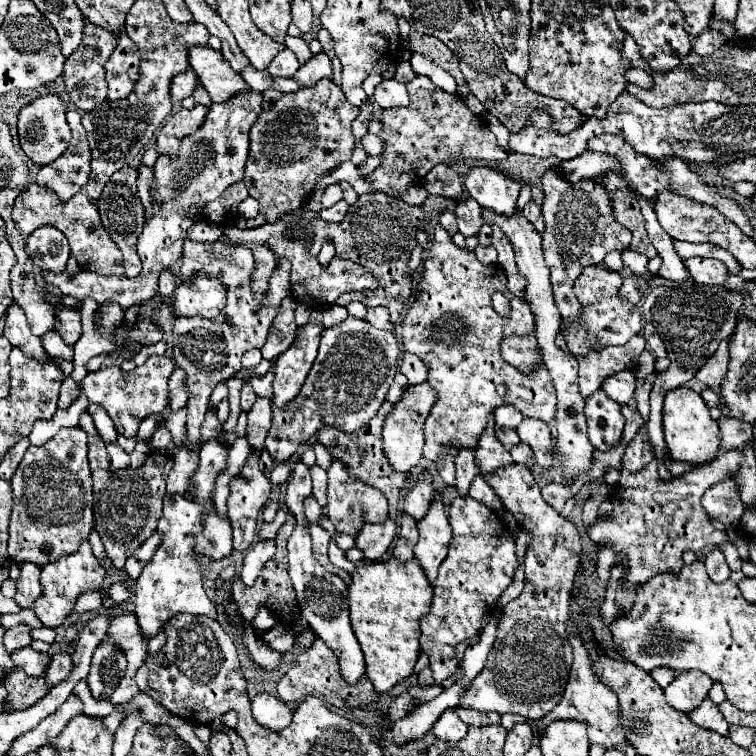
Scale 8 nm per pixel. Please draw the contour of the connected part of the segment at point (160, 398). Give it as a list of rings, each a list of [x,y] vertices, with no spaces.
[[[151,355],[145,365],[135,367],[133,371],[123,371],[119,367],[107,367],[107,369],[87,373],[81,387],[91,403],[97,403],[107,411],[107,415],[115,423],[117,433],[121,433],[123,437],[135,437],[141,419],[161,413],[169,405],[167,381],[173,369],[175,369],[175,363],[169,357]]]

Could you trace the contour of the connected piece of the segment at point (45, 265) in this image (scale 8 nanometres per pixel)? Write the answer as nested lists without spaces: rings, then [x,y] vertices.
[[[41,227],[27,239],[27,251],[35,267],[49,273],[65,271],[69,259],[69,243],[57,227]]]

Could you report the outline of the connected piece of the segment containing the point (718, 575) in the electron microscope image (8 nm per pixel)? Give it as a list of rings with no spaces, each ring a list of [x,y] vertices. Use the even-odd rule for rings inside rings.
[[[715,549],[715,551],[711,551],[711,553],[707,555],[705,567],[707,567],[709,577],[711,577],[715,583],[723,583],[723,581],[727,581],[729,575],[731,575],[731,569],[727,567],[725,557],[723,557],[723,553],[721,553],[719,549]]]

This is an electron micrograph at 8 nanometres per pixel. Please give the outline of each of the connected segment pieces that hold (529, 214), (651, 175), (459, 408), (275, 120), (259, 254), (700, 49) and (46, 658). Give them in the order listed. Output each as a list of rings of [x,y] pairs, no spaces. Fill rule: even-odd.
[[[529,201],[525,207],[523,207],[523,215],[535,225],[535,229],[539,233],[543,233],[543,215],[541,215],[541,207],[535,203],[535,201]]]
[[[617,135],[593,137],[593,139],[589,139],[589,147],[587,147],[587,149],[589,149],[589,151],[597,151],[597,153],[609,153],[609,155],[613,155],[613,157],[623,165],[623,171],[625,171],[627,181],[633,185],[633,189],[635,189],[641,197],[653,199],[653,197],[657,197],[661,191],[669,189],[669,191],[673,191],[673,193],[677,193],[677,195],[681,195],[681,197],[687,197],[687,199],[693,199],[693,201],[699,201],[699,203],[707,203],[707,205],[711,205],[711,207],[719,209],[721,215],[725,215],[729,221],[733,221],[745,235],[751,235],[751,223],[749,223],[745,211],[743,211],[735,201],[731,201],[731,199],[727,199],[727,197],[721,197],[715,189],[711,189],[709,185],[701,183],[701,177],[699,177],[697,173],[693,173],[693,171],[687,167],[685,161],[681,161],[681,159],[665,159],[665,163],[661,163],[661,167],[657,167],[657,163],[653,163],[653,171],[645,171],[647,165],[649,165],[649,161],[645,159],[645,155],[635,153],[635,149],[633,149],[629,143],[625,143],[621,137],[617,137]]]
[[[437,225],[435,227],[435,235],[433,235],[433,245],[431,249],[425,253],[423,259],[423,279],[419,283],[419,299],[415,299],[415,303],[411,305],[407,317],[401,323],[401,335],[403,335],[403,345],[405,351],[415,353],[417,357],[421,357],[427,367],[429,367],[429,385],[437,391],[437,403],[425,423],[425,445],[423,445],[423,457],[427,461],[437,461],[437,457],[443,453],[443,449],[447,447],[449,441],[457,441],[463,447],[473,447],[481,435],[481,431],[487,425],[487,415],[497,409],[499,405],[511,403],[515,405],[523,415],[527,417],[535,417],[541,419],[545,423],[551,423],[555,417],[555,407],[557,407],[557,397],[553,391],[553,381],[547,373],[545,367],[537,367],[535,373],[531,373],[529,377],[519,373],[515,367],[511,367],[509,363],[503,361],[501,351],[499,351],[499,343],[505,335],[527,335],[533,331],[535,319],[533,313],[529,309],[527,303],[523,303],[521,299],[517,299],[513,295],[513,299],[509,299],[513,303],[513,319],[503,319],[501,315],[495,313],[493,305],[491,305],[491,295],[495,291],[505,293],[505,297],[511,297],[511,293],[507,291],[507,281],[505,277],[497,277],[499,267],[489,267],[477,261],[473,251],[467,249],[459,249],[449,233]],[[497,385],[505,385],[507,393],[505,397],[499,397],[495,387]]]
[[[329,79],[289,95],[275,89],[263,93],[263,111],[251,129],[251,151],[243,181],[249,195],[259,201],[259,213],[265,221],[275,223],[281,215],[299,209],[321,175],[351,159],[355,149],[351,123],[357,115],[359,107],[351,105],[341,87]]]
[[[257,245],[253,247],[253,259],[255,259],[255,269],[251,275],[251,287],[253,291],[267,291],[267,281],[271,277],[271,273],[277,267],[277,261],[273,257],[273,251],[265,245]]]
[[[703,31],[701,35],[697,35],[695,39],[693,39],[693,51],[697,53],[697,55],[711,55],[711,53],[715,53],[721,45],[725,43],[725,39],[723,39],[723,35],[719,35],[717,31]]]
[[[23,647],[23,649],[15,651],[11,655],[11,659],[13,659],[15,667],[23,669],[27,675],[33,675],[33,677],[43,675],[47,671],[49,663],[51,663],[51,655],[49,653],[37,653],[31,647]]]

